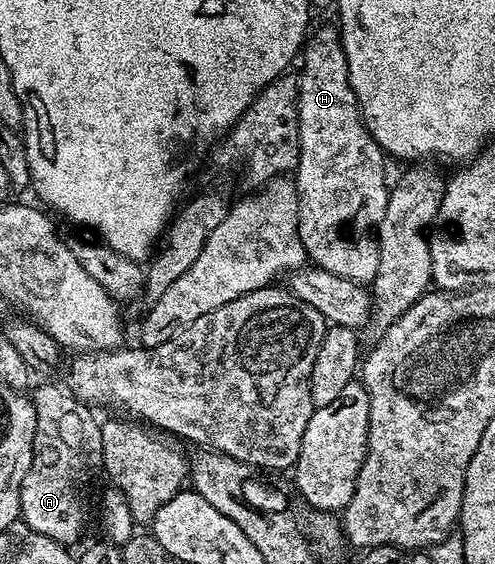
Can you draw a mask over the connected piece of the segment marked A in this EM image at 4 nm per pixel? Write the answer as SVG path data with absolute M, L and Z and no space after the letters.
M46 382L43 386L35 385L33 387L32 401L36 408L36 436L34 437L34 455L32 456L32 464L28 468L28 476L24 476L24 484L20 488L20 508L22 513L20 515L21 521L28 524L28 528L32 528L36 532L40 532L40 536L48 536L52 540L61 542L63 544L71 544L82 534L82 529L86 526L86 517L90 514L90 485L94 482L94 473L99 473L102 466L102 428L99 419L94 419L95 411L87 406L85 402L75 398L70 393L65 385L59 384L57 386L54 382Z

